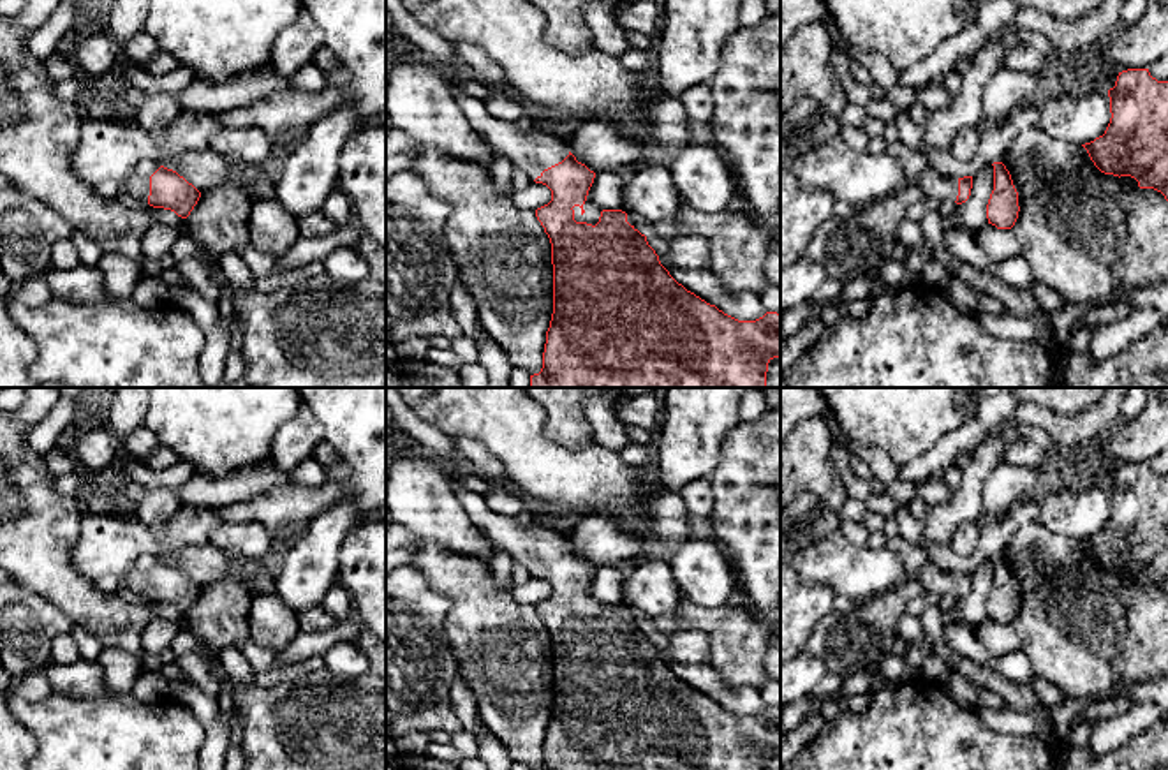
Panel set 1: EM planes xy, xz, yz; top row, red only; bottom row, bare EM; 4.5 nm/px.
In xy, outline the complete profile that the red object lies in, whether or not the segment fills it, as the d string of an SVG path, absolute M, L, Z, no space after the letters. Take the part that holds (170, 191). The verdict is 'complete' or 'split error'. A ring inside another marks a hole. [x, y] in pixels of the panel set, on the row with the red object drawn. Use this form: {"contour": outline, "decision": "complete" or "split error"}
{"contour": "M160 166L150 178L129 174L127 189L132 197L153 208L174 211L187 218L197 204L201 192L176 171Z", "decision": "split error"}

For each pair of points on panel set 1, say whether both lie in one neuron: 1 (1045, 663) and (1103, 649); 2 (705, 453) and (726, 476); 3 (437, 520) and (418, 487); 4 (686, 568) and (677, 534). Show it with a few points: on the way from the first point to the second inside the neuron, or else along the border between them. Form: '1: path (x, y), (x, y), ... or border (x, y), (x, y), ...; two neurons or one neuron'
1: path (1059, 649), (1089, 649); one neuron
2: border (733, 427), (724, 437), (717, 467), (707, 478); two neurons
3: path (430, 511), (418, 496); one neuron
4: border (693, 536), (679, 547); two neurons

